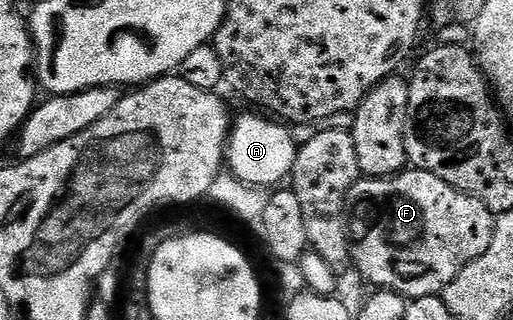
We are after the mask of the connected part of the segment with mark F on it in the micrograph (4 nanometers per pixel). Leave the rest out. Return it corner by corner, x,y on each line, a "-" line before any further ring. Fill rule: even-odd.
407,168
401,174
391,174
388,178
367,178
363,177
350,190
349,197
354,198
358,202
371,202
378,209
378,219
374,222
374,227
363,236
362,239
357,239
356,245
352,250
352,266
353,269
358,269
362,273
362,278
366,282
371,282
379,291
392,294
401,294
407,300
415,298
433,298
441,295
443,290
448,288
448,284
452,284
452,280
456,280
456,276
465,266
472,264
472,260
476,260
480,256
484,256
484,252
488,252
488,248
492,244
492,236
494,235
494,224
496,215
486,207
480,200
476,200
472,194
465,194
463,190
457,190
456,187
450,186
444,180
440,180
440,176
432,176
432,172
424,172

